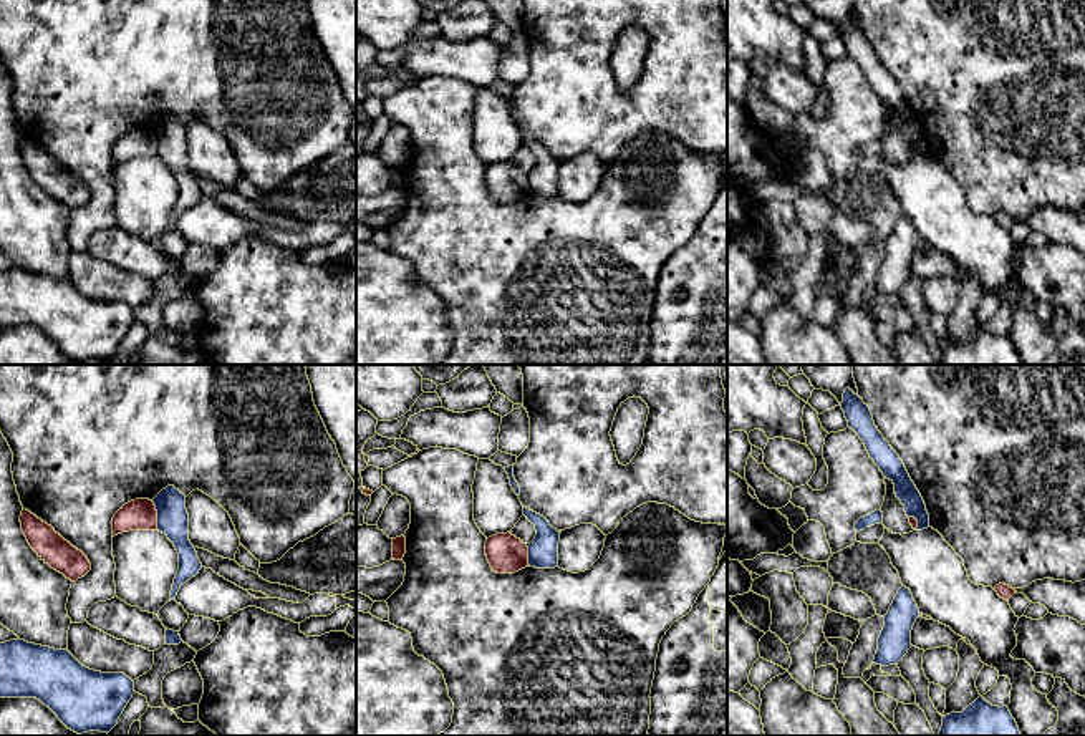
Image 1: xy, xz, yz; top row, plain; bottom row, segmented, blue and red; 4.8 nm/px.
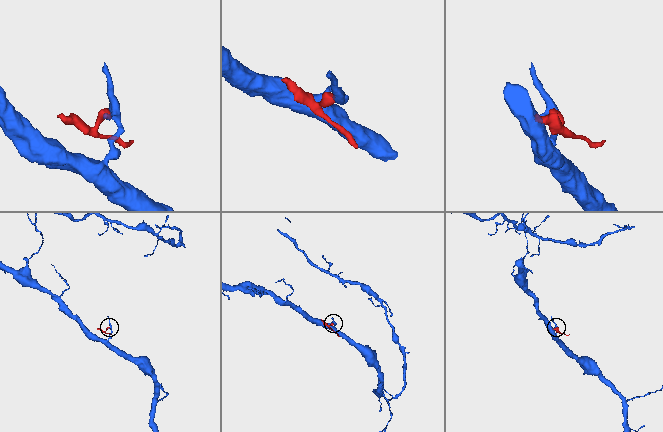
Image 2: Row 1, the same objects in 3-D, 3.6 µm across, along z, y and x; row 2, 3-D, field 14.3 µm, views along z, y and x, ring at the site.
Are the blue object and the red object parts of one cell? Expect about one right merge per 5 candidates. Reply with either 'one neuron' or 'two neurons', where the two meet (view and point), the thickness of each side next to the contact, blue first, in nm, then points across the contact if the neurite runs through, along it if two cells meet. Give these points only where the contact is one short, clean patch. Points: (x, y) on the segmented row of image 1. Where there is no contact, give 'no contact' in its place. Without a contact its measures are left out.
two neurons | xy (158, 516) | 160/150 nm | along xy (151, 501), (156, 511), (158, 529)

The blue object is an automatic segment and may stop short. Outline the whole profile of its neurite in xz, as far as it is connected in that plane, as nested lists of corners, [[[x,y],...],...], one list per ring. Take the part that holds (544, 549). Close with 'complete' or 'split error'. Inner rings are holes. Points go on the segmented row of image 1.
[[[523,507],[523,516],[535,525],[537,535],[527,544],[528,565],[535,569],[555,569],[558,567],[558,542],[560,532],[550,525],[550,522]]]; complete

